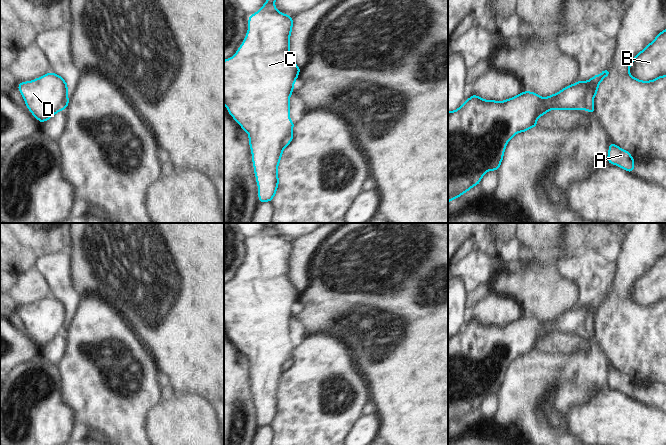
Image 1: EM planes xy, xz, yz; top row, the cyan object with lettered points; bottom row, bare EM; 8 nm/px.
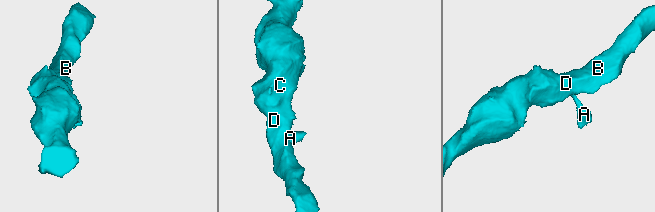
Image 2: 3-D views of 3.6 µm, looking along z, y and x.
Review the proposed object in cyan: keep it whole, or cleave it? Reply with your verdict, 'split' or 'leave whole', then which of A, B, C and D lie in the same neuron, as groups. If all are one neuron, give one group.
split; A / B C D

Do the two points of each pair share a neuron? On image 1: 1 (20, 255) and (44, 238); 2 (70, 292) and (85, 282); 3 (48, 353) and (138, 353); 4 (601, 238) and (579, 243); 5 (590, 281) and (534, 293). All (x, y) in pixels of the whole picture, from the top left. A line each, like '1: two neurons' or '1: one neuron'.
1: one neuron
2: two neurons
3: two neurons
4: one neuron
5: two neurons

